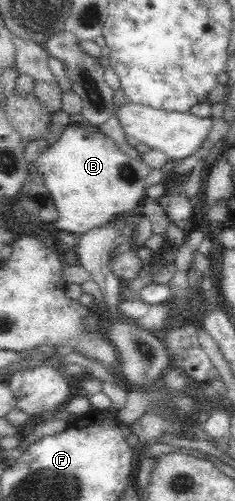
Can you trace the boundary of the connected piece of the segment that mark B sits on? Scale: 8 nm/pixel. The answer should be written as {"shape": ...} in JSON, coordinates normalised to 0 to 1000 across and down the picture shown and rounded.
{"shape":[[[298,248],[230,287],[204,287],[200,295],[162,307],[128,333],[187,349],[191,371],[247,417],[251,431],[226,443],[230,451],[247,459],[315,467],[328,475],[391,455],[511,439],[519,431],[553,427],[562,419],[587,419],[621,395],[617,357],[647,343],[647,333],[596,311],[562,315],[536,309],[438,263],[383,267],[374,261],[332,257]]]}

